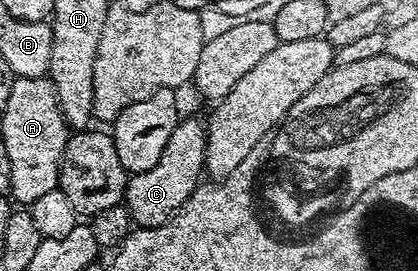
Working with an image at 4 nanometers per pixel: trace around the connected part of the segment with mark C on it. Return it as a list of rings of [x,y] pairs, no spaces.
[[[178,119],[175,130],[171,130],[171,138],[167,138],[167,146],[163,146],[163,154],[151,170],[132,173],[125,186],[123,201],[129,209],[134,225],[138,228],[154,228],[163,226],[173,215],[185,207],[187,198],[202,183],[205,171],[205,155],[207,154],[206,125],[197,120]]]

